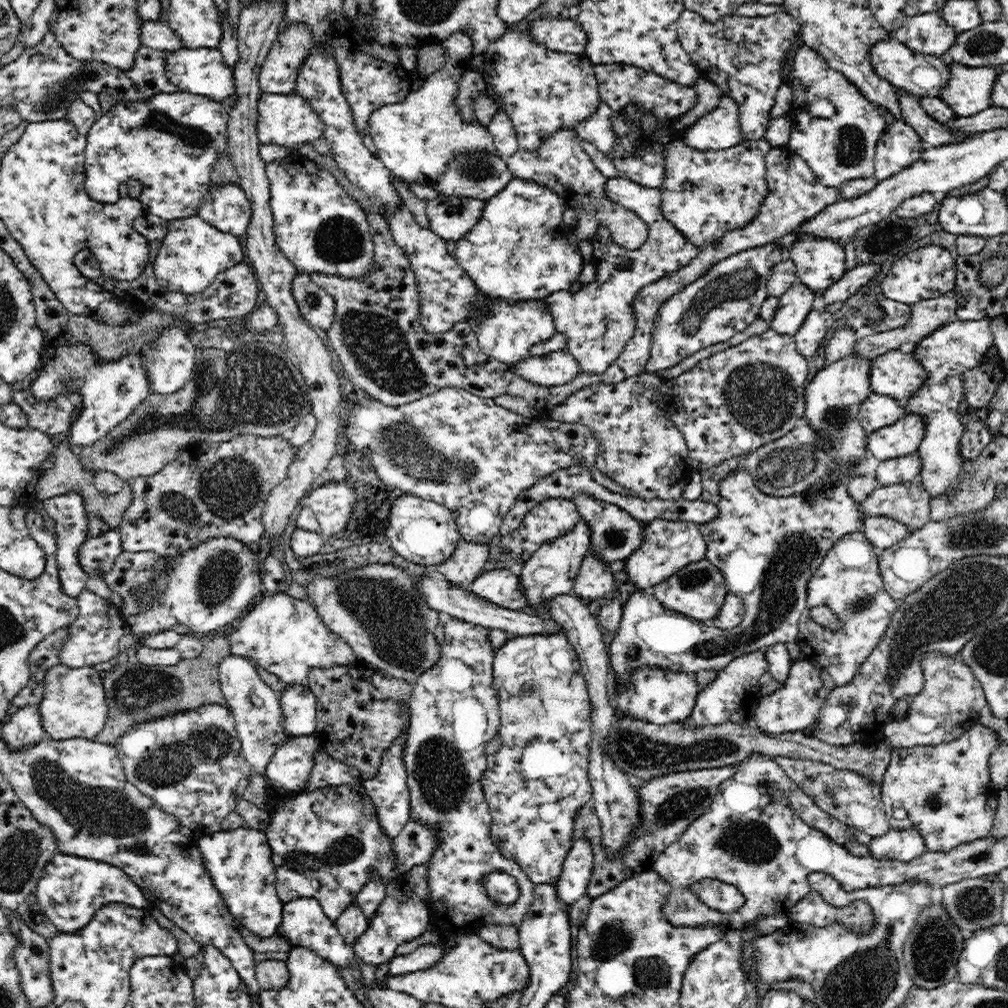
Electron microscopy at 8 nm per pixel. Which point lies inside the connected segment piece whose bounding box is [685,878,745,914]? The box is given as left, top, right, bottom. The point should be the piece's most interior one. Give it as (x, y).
(719, 896)

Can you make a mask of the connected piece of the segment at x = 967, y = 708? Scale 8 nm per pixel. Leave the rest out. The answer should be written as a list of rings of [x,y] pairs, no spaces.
[[[926,654],[921,658],[920,669],[924,671],[924,688],[920,694],[912,696],[914,700],[907,710],[908,716],[903,720],[893,720],[884,728],[884,738],[897,749],[952,742],[979,723],[980,710],[987,705],[983,687],[975,674],[954,656]]]

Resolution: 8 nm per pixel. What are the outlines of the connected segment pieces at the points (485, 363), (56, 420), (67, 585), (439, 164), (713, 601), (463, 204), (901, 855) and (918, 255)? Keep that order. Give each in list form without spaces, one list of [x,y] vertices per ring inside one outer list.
[[[370,212],[367,214],[369,228],[372,229],[375,256],[373,266],[366,276],[360,280],[353,278],[340,278],[328,276],[319,272],[308,273],[312,282],[322,290],[335,298],[336,314],[330,328],[323,333],[326,342],[332,344],[332,348],[338,354],[343,368],[346,368],[348,380],[352,380],[358,388],[366,390],[369,396],[374,396],[386,406],[402,406],[414,402],[419,398],[434,394],[436,390],[444,386],[462,386],[464,390],[482,398],[494,398],[501,394],[511,394],[522,397],[532,408],[550,412],[555,406],[561,405],[571,394],[584,387],[596,384],[612,384],[623,381],[627,376],[624,371],[614,362],[602,374],[588,374],[579,372],[570,382],[558,386],[538,386],[522,378],[516,373],[514,365],[506,364],[492,359],[484,354],[479,347],[475,332],[467,322],[458,323],[446,333],[431,335],[421,325],[420,293],[415,281],[415,272],[410,266],[406,254],[396,245],[393,240],[389,224],[385,223],[380,214]]]
[[[36,372],[10,384],[13,402],[26,413],[29,427],[50,436],[68,431],[75,408],[72,387],[68,386],[58,398],[52,398],[50,402],[38,402],[31,391],[31,382],[35,376]]]
[[[66,492],[60,496],[53,496],[48,500],[43,500],[43,506],[50,517],[55,520],[55,543],[57,546],[57,566],[59,567],[59,581],[64,594],[70,594],[76,598],[82,590],[86,580],[90,578],[79,563],[80,545],[86,542],[89,537],[88,521],[85,515],[84,499],[77,492]]]
[[[456,30],[452,36],[440,42],[445,50],[445,64],[442,68],[424,78],[419,89],[414,89],[404,99],[404,102],[381,106],[371,114],[369,118],[369,135],[372,138],[377,150],[377,157],[388,167],[391,175],[398,179],[404,179],[404,183],[418,183],[424,187],[433,187],[440,175],[445,174],[445,167],[452,158],[462,151],[467,154],[475,152],[487,152],[487,154],[498,153],[494,144],[493,136],[487,130],[487,127],[481,125],[478,121],[466,123],[464,117],[458,111],[458,105],[454,103],[456,90],[458,90],[458,80],[462,74],[469,69],[469,62],[473,52],[473,42],[470,30]]]
[[[705,558],[677,570],[664,582],[654,585],[651,591],[668,610],[675,610],[700,622],[712,620],[720,612],[728,594],[724,575]]]
[[[438,194],[426,204],[429,229],[444,241],[460,241],[482,218],[485,202],[474,198]]]
[[[914,826],[908,830],[890,828],[886,834],[871,837],[867,846],[872,858],[884,858],[892,862],[910,862],[927,851],[924,839]]]
[[[938,246],[914,248],[892,265],[881,282],[884,297],[904,304],[916,304],[922,300],[938,298],[942,294],[953,291],[956,276],[956,261],[948,249]]]

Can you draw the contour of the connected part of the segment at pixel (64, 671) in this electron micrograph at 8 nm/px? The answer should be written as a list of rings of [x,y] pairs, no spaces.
[[[52,666],[44,678],[44,693],[39,704],[43,730],[54,740],[93,739],[108,722],[107,692],[104,680],[94,667]]]

